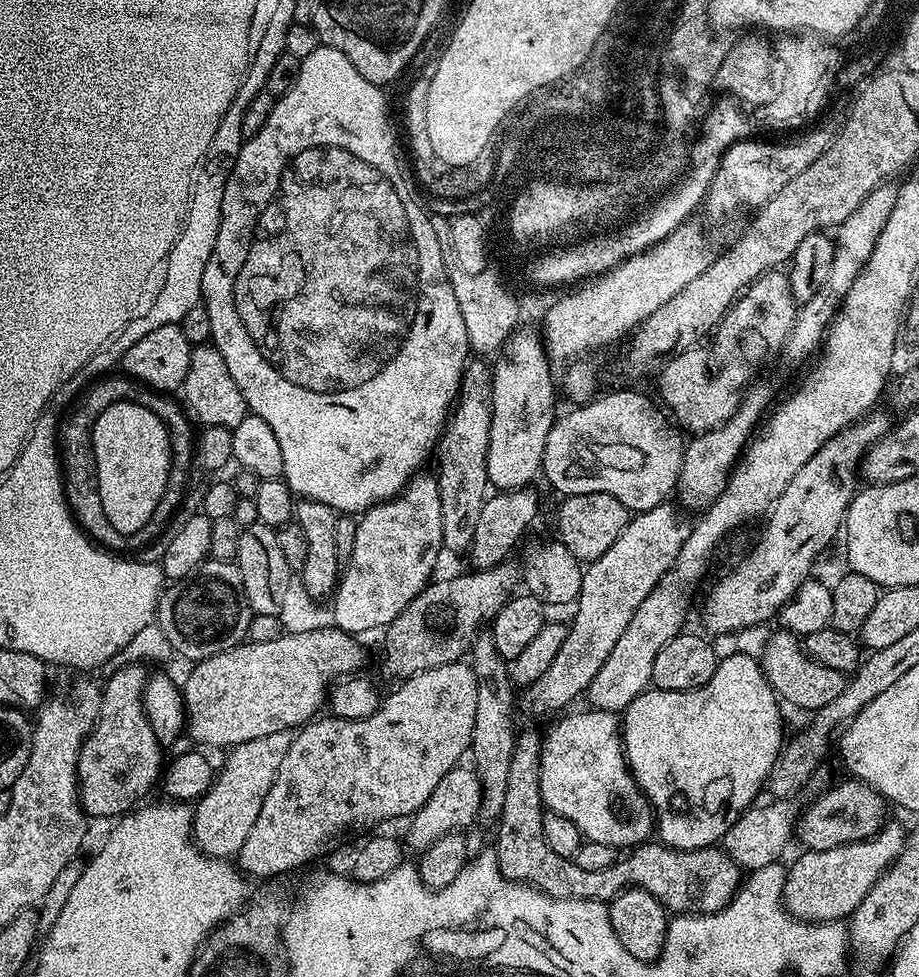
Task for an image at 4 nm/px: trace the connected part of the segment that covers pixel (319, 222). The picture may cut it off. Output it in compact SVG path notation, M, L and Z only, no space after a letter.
M308 144L308 148L292 152L292 156L284 160L280 176L276 176L272 196L264 200L264 208L260 208L256 220L252 220L248 252L244 252L244 260L240 260L236 276L232 276L232 308L236 308L236 324L248 332L248 340L252 340L252 348L260 352L260 360L264 360L284 384L292 384L292 388L300 388L300 392L312 392L312 396L344 396L344 392L360 392L360 388L372 384L372 380L376 380L376 376L380 376L380 372L404 352L404 344L412 340L412 328L416 328L416 316L420 316L420 296L424 296L424 288L420 288L420 248L416 248L412 220L408 220L408 208L404 208L404 200L400 200L400 188L392 184L392 176L388 176L384 168L376 168L372 160L356 156L356 152L344 148L344 144Z

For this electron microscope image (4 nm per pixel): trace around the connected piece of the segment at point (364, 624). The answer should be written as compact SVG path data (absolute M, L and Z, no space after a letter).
M424 475L413 476L398 495L359 517L354 550L330 600L331 623L344 632L361 634L387 628L433 579L436 559L444 548L442 498L435 475Z

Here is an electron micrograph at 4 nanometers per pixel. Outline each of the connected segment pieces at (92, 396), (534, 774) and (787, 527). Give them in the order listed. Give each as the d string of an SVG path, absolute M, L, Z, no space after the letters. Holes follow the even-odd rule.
M104 374L91 381L91 383L87 385L86 391L79 397L79 400L81 399L80 404L73 403L71 405L73 408L70 409L65 416L62 416L62 419L59 421L59 451L62 452L68 448L73 448L74 451L76 451L72 456L62 458L64 497L68 503L69 510L72 511L73 521L79 524L93 541L99 542L101 545L107 546L112 550L116 550L116 547L140 548L143 544L150 543L151 540L167 526L168 519L175 514L176 507L179 506L180 499L184 496L184 487L188 484L188 471L193 471L194 468L194 424L187 411L182 407L179 399L162 392L157 392L155 388L149 388L148 385L141 384L139 380L131 379L127 375L108 375L112 374ZM119 399L129 400L138 406L146 406L151 410L152 415L158 417L166 426L168 436L173 443L172 475L169 484L166 486L166 490L162 494L162 502L158 502L158 506L154 510L150 522L146 522L146 526L142 526L142 530L138 530L132 536L127 536L118 530L114 530L114 526L108 524L108 519L104 517L100 511L100 495L94 491L94 461L91 451L89 451L89 441L86 439L91 437L93 433L92 422L94 419L94 410L105 408L105 406L112 403L113 400ZM69 464L72 464L72 468L69 467Z
M522 731L515 737L513 754L510 758L510 774L507 775L506 798L502 805L502 814L498 821L500 833L496 836L496 861L506 879L514 880L517 884L530 884L532 887L553 896L556 900L603 900L611 902L617 892L625 888L644 888L665 909L672 914L703 914L717 912L732 903L733 896L740 889L742 883L742 869L724 851L723 847L713 846L698 850L678 850L669 848L659 842L645 842L633 847L625 858L617 859L616 863L606 866L602 870L582 870L575 859L565 858L554 854L550 846L546 846L546 838L542 834L542 818L545 814L544 800L540 797L540 746L541 733Z
M878 411L868 412L866 416L853 423L849 428L844 428L838 435L832 436L822 446L822 450L818 450L818 454L814 454L814 458L810 458L810 462L806 462L802 466L802 470L798 470L798 474L794 474L794 478L790 478L786 490L782 490L782 494L767 513L768 525L765 526L764 533L760 536L760 542L753 548L749 556L744 557L717 582L708 597L705 598L705 630L703 629L705 633L712 632L708 634L717 637L734 630L742 630L746 626L768 624L771 621L771 616L772 619L779 617L780 612L787 606L804 580L809 579L811 572L808 571L815 566L816 559L827 550L828 543L835 536L841 535L844 516L848 513L850 502L858 491L856 476L858 480L858 473L861 471L865 454L893 426L893 417L890 418L886 413Z

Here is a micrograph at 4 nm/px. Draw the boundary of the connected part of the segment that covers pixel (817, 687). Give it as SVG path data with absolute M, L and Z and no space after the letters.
M785 630L777 631L769 635L768 645L762 657L764 677L768 680L768 685L776 691L777 697L785 705L793 704L796 708L808 708L807 710L821 708L826 706L826 702L838 698L838 694L842 694L846 685L845 673L830 670L830 666L822 666L809 656L799 635Z

